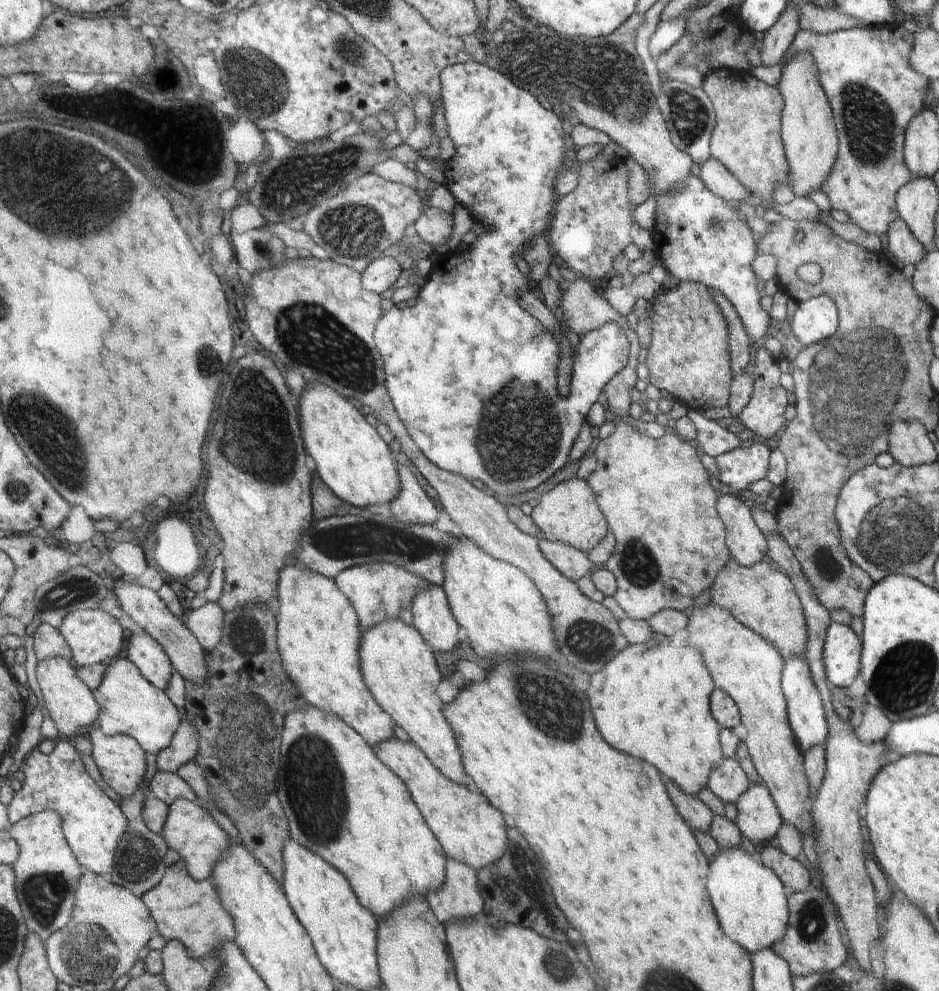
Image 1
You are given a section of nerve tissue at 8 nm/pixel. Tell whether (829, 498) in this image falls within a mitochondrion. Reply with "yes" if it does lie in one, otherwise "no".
no

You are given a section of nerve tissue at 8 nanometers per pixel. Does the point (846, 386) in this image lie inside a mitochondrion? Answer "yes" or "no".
yes

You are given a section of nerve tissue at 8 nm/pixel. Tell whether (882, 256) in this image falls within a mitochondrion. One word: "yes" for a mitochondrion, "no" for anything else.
no

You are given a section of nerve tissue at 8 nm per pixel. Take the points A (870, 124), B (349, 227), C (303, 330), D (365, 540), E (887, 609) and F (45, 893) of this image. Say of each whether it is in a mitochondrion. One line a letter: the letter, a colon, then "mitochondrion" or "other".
A: mitochondrion
B: mitochondrion
C: mitochondrion
D: mitochondrion
E: other
F: mitochondrion

